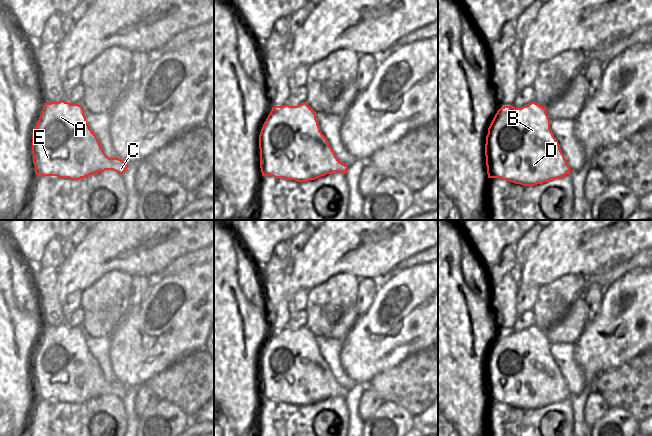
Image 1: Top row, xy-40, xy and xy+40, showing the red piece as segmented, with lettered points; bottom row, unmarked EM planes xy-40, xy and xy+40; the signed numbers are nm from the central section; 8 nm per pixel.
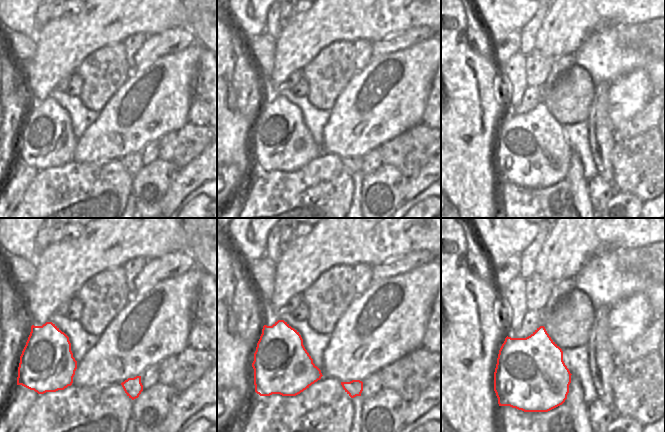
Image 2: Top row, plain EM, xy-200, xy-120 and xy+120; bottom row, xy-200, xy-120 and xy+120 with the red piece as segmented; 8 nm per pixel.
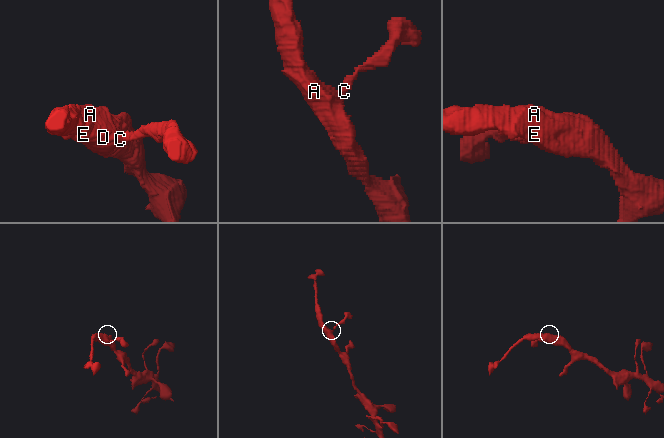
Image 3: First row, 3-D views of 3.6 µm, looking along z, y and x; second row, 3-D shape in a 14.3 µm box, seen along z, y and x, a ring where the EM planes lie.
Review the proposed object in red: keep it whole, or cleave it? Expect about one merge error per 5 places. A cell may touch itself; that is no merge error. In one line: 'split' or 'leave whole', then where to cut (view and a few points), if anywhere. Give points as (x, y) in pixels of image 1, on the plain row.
leave whole; no cut

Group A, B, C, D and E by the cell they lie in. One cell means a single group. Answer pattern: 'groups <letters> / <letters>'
groups A B C D E

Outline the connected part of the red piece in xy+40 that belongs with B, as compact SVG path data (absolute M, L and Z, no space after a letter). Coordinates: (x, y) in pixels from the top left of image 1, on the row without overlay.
M535 326L521 332L504 330L497 335L488 352L485 380L488 402L501 402L523 410L543 408L571 395L550 353L546 332Z

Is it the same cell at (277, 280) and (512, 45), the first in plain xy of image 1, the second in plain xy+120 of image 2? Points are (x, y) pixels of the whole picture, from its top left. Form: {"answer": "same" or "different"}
{"answer": "different"}

